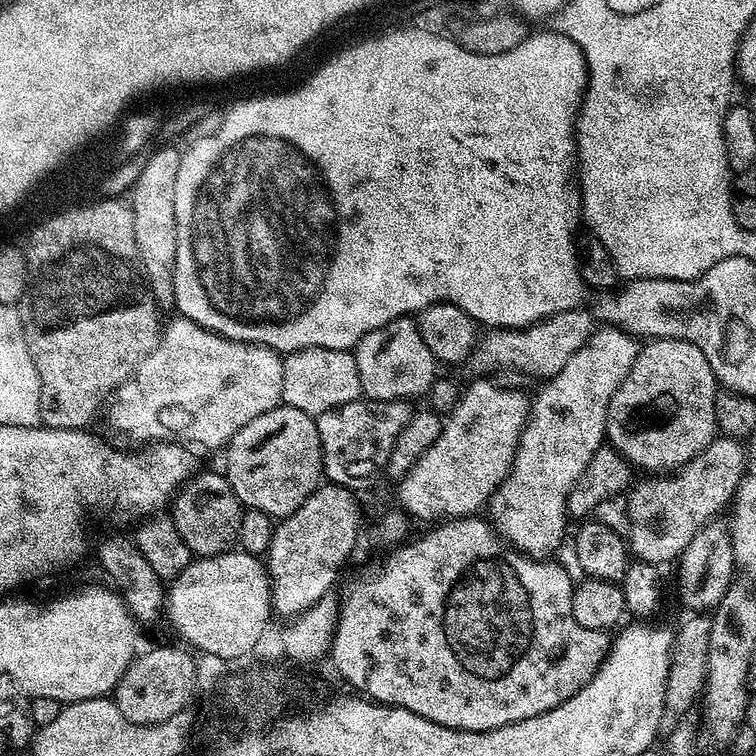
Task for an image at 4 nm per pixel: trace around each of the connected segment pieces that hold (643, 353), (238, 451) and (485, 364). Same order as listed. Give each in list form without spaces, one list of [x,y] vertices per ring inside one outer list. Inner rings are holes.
[[[648,340],[643,345],[638,354],[638,358],[634,358],[634,366],[630,366],[630,374],[622,382],[622,386],[618,390],[614,390],[614,398],[610,398],[610,406],[606,414],[606,440],[611,447],[615,448],[633,469],[639,470],[644,474],[671,474],[676,469],[681,468],[686,462],[690,462],[690,458],[694,458],[702,450],[706,450],[711,446],[712,441],[717,439],[718,429],[716,426],[716,415],[714,414],[714,402],[716,401],[716,393],[718,385],[714,370],[710,370],[710,362],[706,362],[706,354],[702,354],[702,350],[698,350],[698,346],[694,346],[685,340]]]
[[[281,402],[276,408],[266,410],[266,414],[258,414],[251,422],[246,422],[238,434],[228,441],[228,469],[226,475],[232,493],[240,499],[245,509],[262,510],[262,514],[273,518],[283,518],[294,514],[310,494],[320,487],[324,476],[324,459],[322,458],[322,442],[318,434],[318,426],[313,416],[302,410],[294,410],[294,406]]]
[[[587,307],[562,310],[553,316],[547,316],[536,324],[526,328],[493,328],[479,337],[472,349],[470,365],[476,374],[496,374],[492,372],[513,372],[516,376],[533,376],[539,382],[547,382],[586,346],[598,327],[598,321]]]

